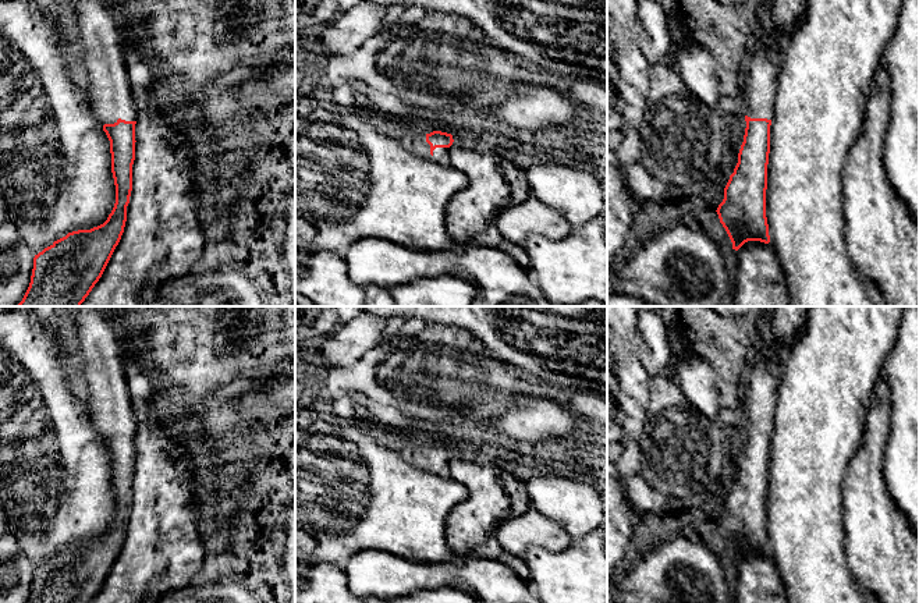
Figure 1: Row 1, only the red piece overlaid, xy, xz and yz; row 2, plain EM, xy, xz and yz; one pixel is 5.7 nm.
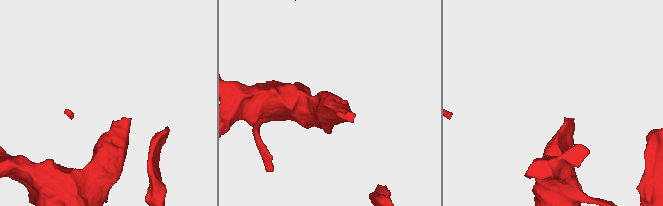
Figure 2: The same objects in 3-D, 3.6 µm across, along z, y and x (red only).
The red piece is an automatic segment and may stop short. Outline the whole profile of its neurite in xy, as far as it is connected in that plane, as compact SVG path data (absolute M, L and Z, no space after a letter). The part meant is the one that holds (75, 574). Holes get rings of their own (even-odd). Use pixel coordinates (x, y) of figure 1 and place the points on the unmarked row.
M74 306L74 309L77 313L79 348L84 358L81 375L89 389L91 421L97 433L103 436L103 443L110 453L116 515L103 536L91 542L68 545L35 567L31 595L26 603L92 603L121 551L132 503L138 418L123 362L125 341L118 334L117 323L109 320L97 306Z

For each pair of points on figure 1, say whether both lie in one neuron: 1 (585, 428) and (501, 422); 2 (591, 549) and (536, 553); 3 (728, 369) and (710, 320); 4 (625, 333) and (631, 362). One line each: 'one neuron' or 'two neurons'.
1: one neuron
2: one neuron
3: one neuron
4: one neuron

